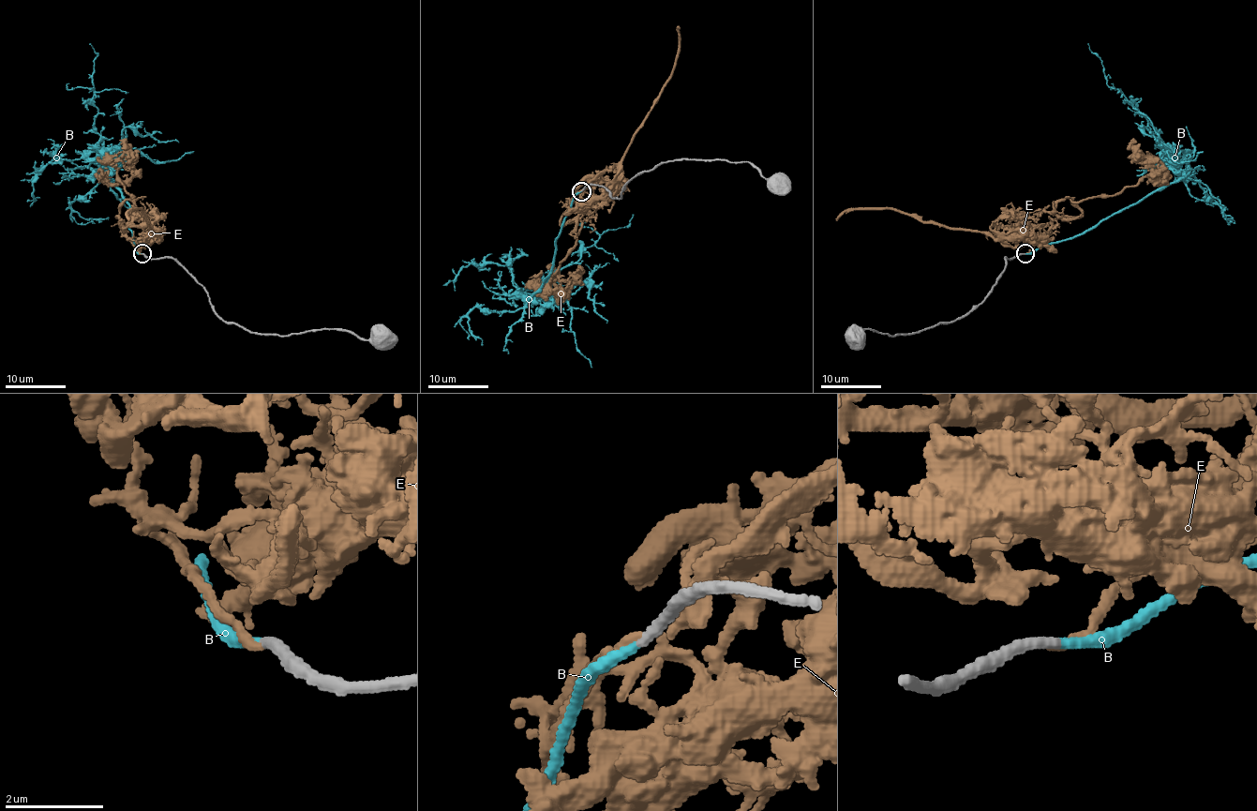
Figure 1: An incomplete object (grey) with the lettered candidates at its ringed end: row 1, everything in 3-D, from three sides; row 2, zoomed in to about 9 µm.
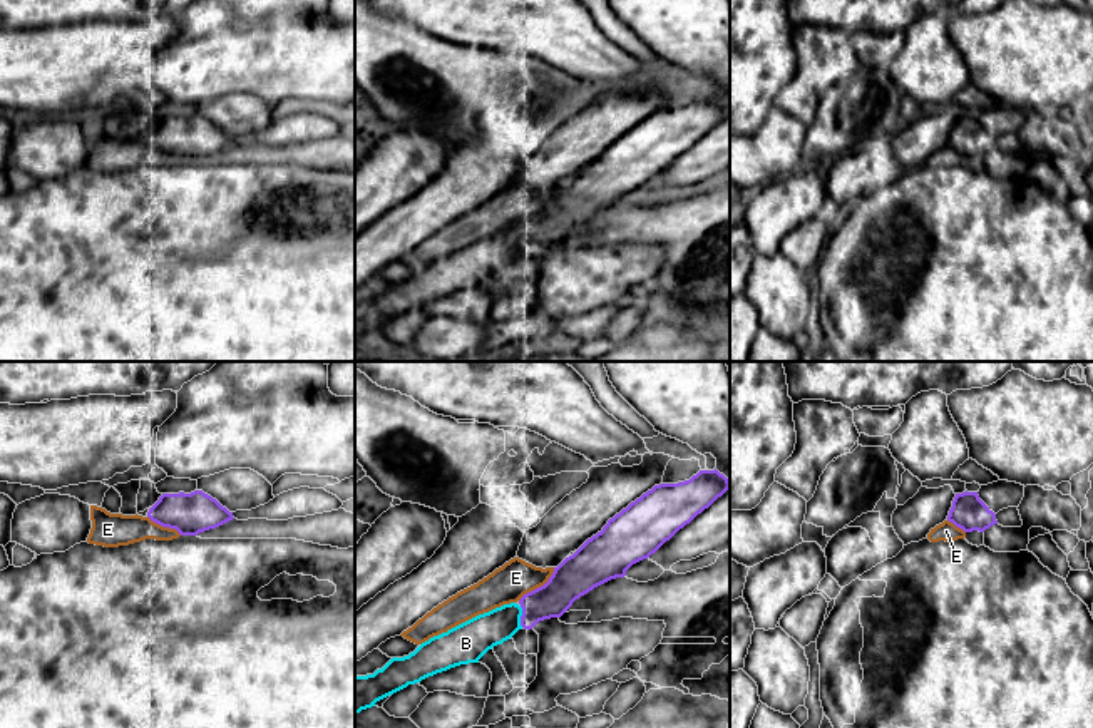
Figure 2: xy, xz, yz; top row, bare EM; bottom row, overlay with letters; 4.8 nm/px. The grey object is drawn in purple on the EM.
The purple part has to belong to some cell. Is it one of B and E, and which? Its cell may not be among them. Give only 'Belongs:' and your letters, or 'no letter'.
Belongs: B

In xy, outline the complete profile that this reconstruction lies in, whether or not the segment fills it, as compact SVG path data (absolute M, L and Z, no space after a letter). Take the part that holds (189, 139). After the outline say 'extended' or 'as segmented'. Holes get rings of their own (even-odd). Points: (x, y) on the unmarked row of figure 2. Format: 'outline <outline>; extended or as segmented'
outline M203 115L162 119L147 142L162 152L176 154L181 161L198 161L234 144L233 137Z; as segmented

